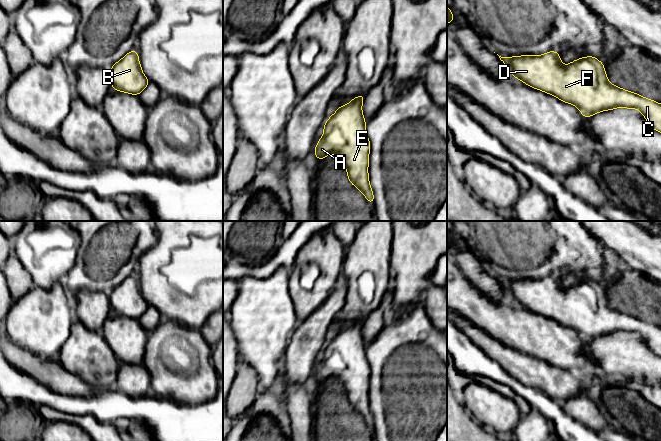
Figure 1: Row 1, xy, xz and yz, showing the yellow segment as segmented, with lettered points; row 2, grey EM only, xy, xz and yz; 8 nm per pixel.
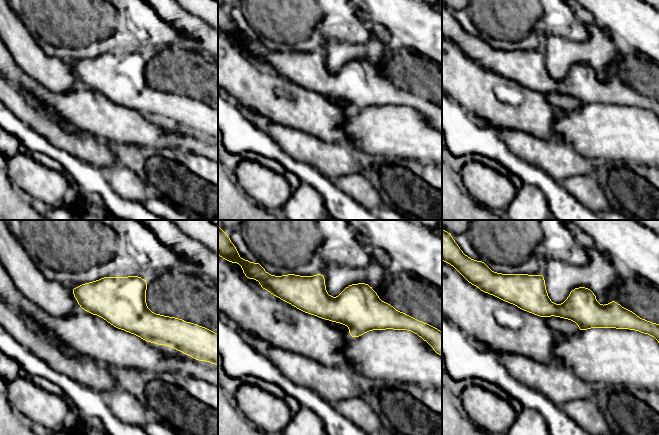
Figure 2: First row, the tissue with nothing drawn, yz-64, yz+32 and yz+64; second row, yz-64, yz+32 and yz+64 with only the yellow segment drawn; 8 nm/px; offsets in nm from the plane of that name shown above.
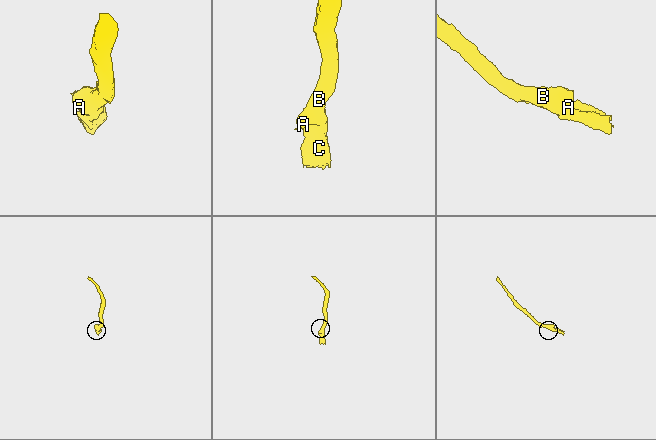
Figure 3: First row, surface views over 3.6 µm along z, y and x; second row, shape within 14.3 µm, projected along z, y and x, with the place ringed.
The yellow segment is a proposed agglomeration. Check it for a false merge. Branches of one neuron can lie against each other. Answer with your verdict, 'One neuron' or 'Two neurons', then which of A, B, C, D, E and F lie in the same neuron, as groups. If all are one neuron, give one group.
One neuron. Groups: A B C D E F

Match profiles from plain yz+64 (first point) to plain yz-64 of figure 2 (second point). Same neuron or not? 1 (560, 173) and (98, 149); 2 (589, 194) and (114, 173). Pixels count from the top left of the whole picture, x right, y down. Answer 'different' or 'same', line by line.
1: same
2: same

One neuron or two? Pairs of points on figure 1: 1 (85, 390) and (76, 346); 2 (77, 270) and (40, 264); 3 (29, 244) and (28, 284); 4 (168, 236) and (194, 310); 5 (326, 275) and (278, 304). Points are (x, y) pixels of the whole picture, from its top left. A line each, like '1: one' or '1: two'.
1: two
2: two
3: two
4: one
5: two

